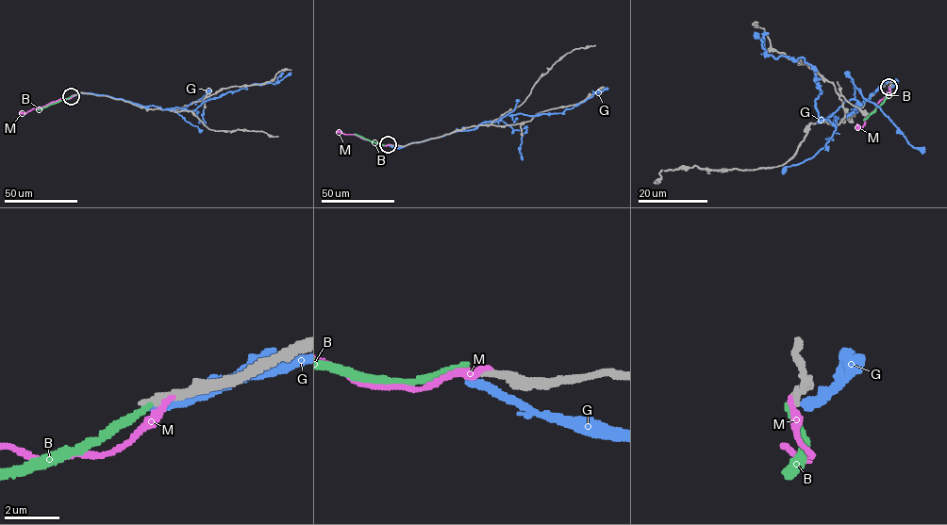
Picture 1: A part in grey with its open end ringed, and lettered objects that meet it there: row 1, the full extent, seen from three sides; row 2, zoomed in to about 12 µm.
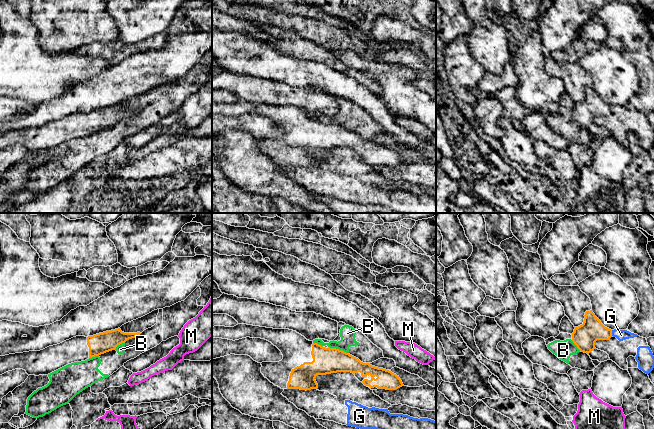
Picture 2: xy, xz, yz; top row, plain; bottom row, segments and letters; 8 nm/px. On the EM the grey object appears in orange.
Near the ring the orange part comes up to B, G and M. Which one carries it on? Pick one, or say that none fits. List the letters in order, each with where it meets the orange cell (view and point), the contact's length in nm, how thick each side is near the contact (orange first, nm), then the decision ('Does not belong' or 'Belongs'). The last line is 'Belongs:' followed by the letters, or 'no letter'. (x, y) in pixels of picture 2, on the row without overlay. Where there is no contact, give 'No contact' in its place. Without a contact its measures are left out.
B: Touches orange at xz (338, 125). Shared border 180 nm. Thickness 200 nm (orange) against 130 nm. Does not belong
G: Touches orange at yz (611, 109). Shared border 50 nm. Thickness 190 nm (orange) against 90 nm. Does not belong
M: No contact. Does not belong
Belongs: no letter

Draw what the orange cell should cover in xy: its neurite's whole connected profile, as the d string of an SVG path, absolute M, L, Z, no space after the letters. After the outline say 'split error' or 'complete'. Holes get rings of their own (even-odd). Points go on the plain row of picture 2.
M118 104L88 113L76 112L40 127L29 127L0 132L0 151L15 145L23 145L28 151L48 151L68 140L85 137L89 134L115 126L118 121L125 119L129 115L135 114L140 110L140 108L124 109Z; split error

